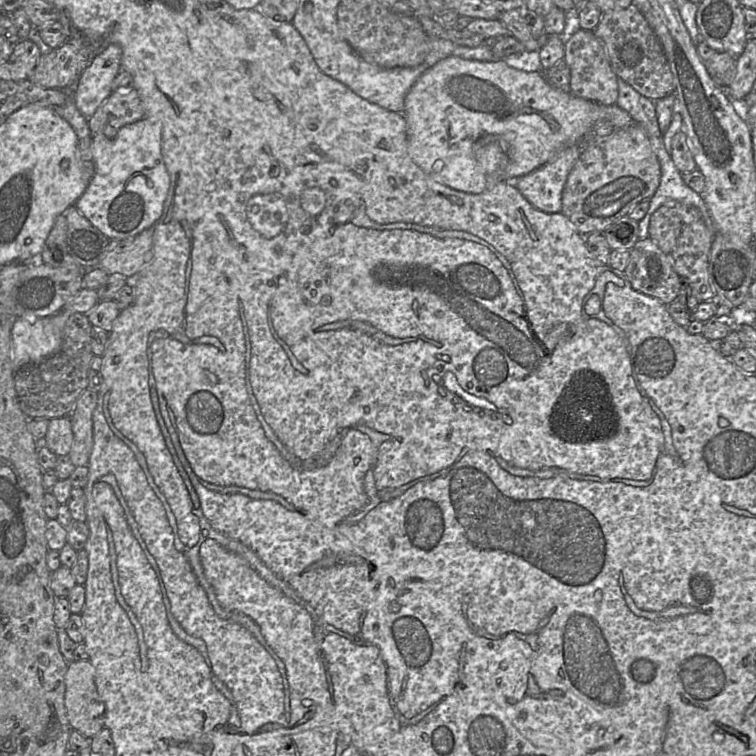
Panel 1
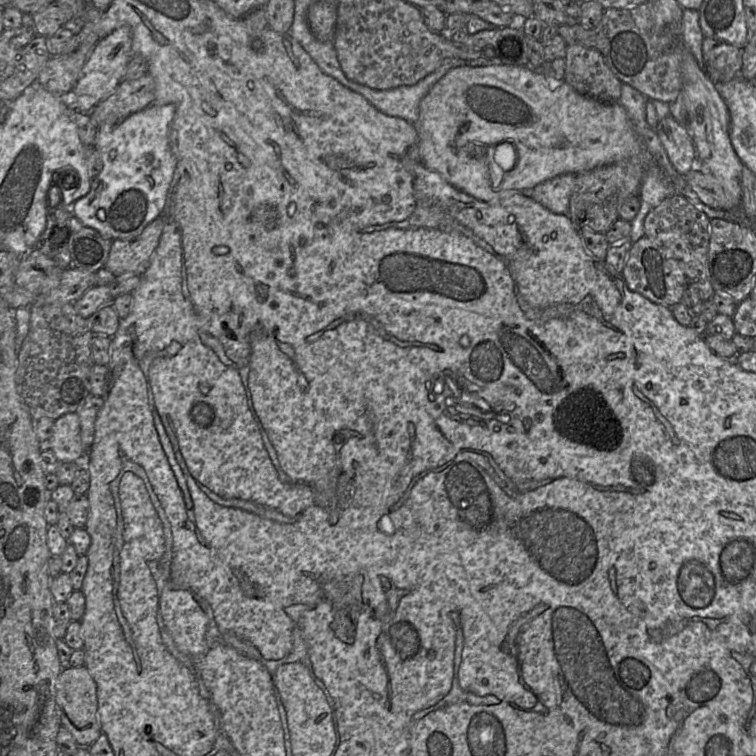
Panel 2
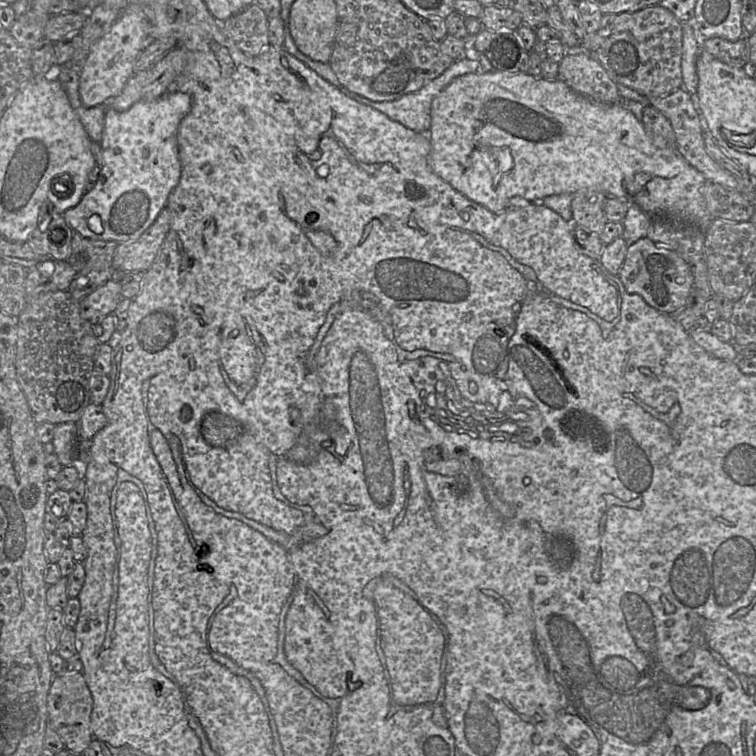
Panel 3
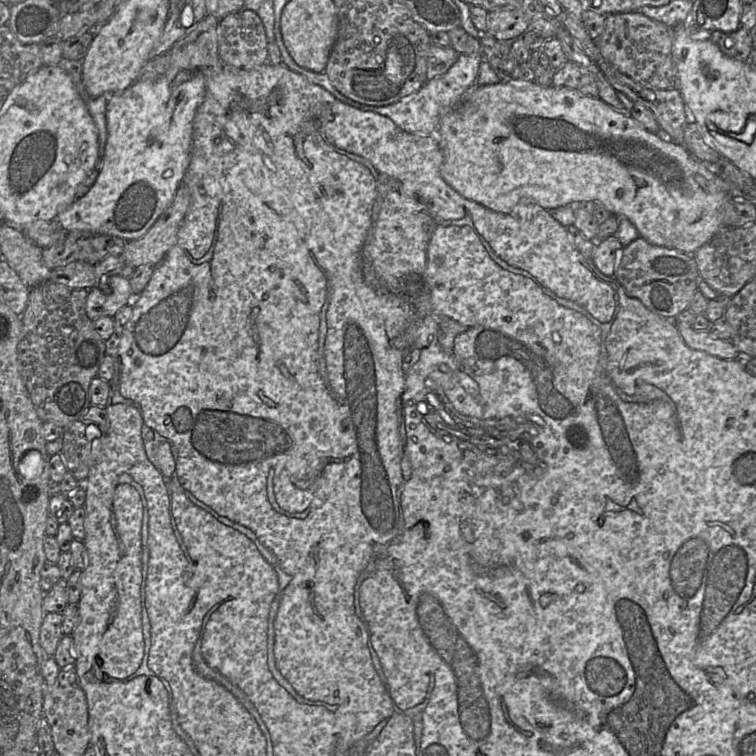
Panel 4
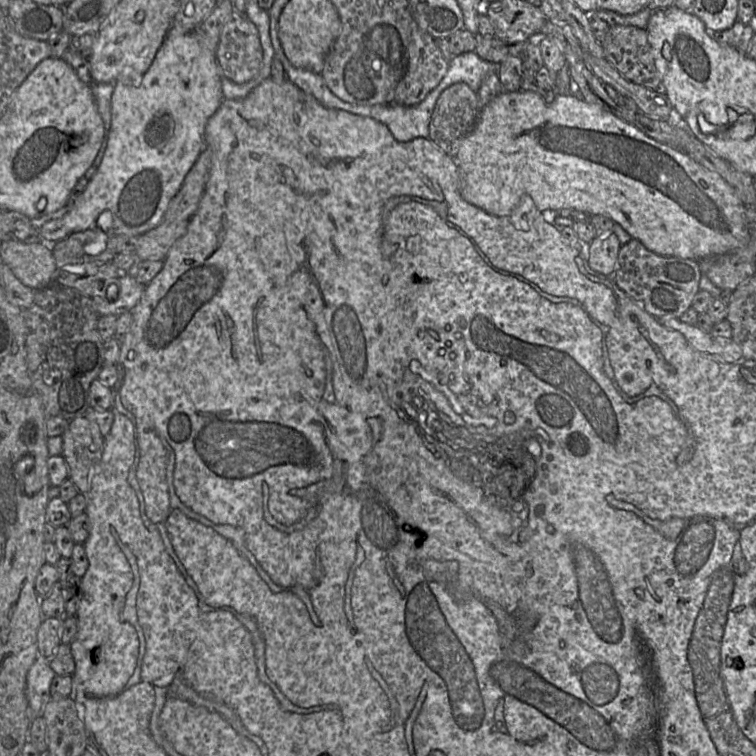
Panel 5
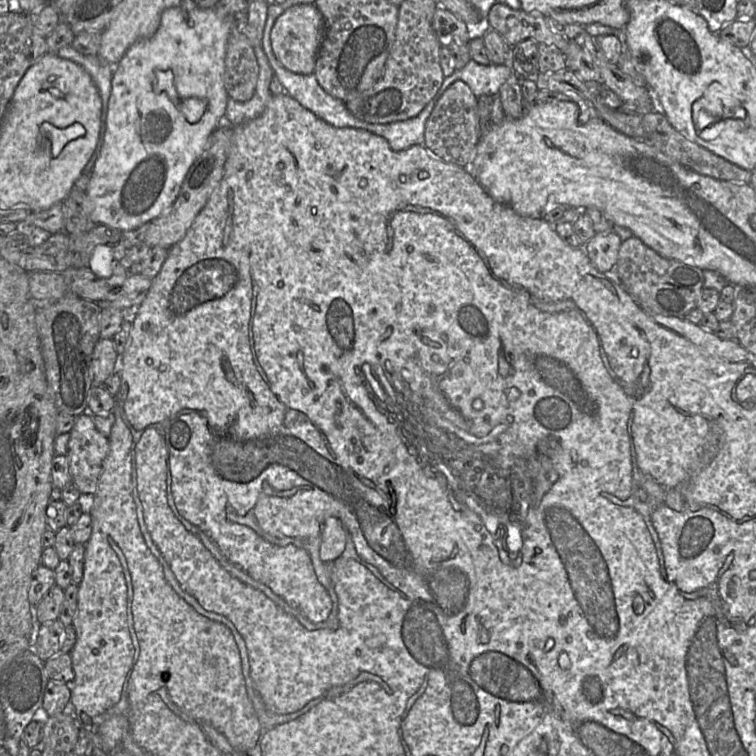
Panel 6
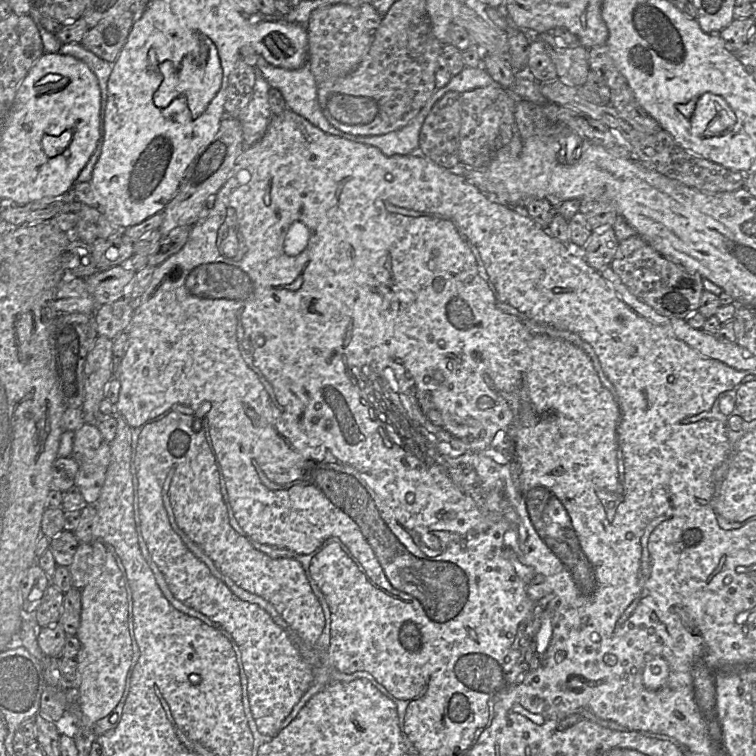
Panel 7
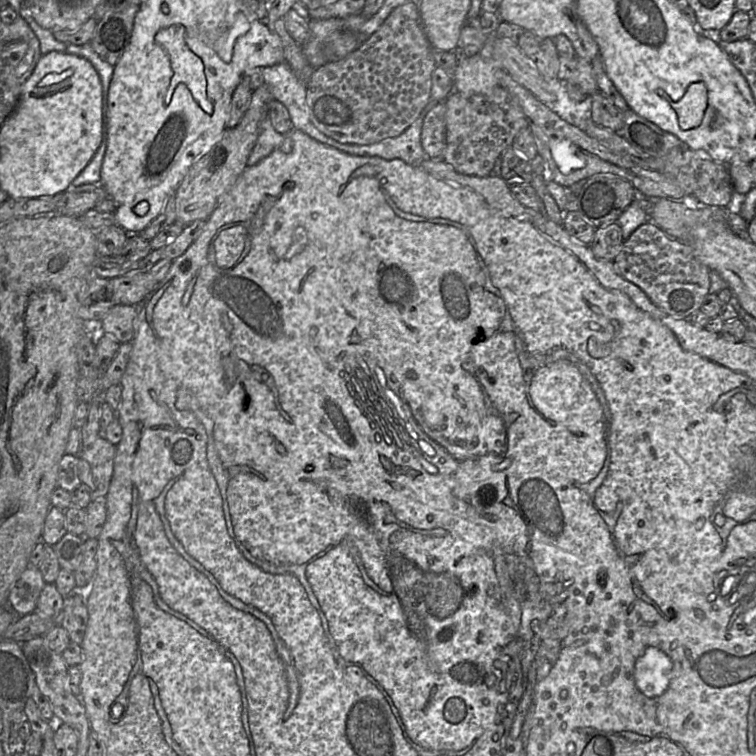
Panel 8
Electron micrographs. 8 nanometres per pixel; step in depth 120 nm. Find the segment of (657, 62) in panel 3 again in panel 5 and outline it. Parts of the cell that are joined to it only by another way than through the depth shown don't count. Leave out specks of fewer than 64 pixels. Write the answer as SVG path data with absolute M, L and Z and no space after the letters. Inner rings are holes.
M617 24L609 28L602 44L604 58L627 80L651 90L661 89L646 29Z

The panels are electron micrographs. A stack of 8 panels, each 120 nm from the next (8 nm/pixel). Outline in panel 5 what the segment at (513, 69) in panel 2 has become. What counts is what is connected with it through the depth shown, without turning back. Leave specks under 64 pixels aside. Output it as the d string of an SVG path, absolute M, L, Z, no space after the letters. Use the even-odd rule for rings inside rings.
M502 90L481 109L474 128L461 141L454 160L459 168L462 198L497 217L511 216L522 196L529 195L541 213L545 210L558 212L574 209L589 215L602 215L621 225L632 238L639 240L648 250L658 255L697 261L704 257L735 252L743 248L750 239L751 229L746 224L745 216L746 205L736 189L721 175L697 163L681 150L648 137L634 125L623 121L601 106L586 102L579 94L556 94L553 100L548 102L543 96L533 91L506 92Z

